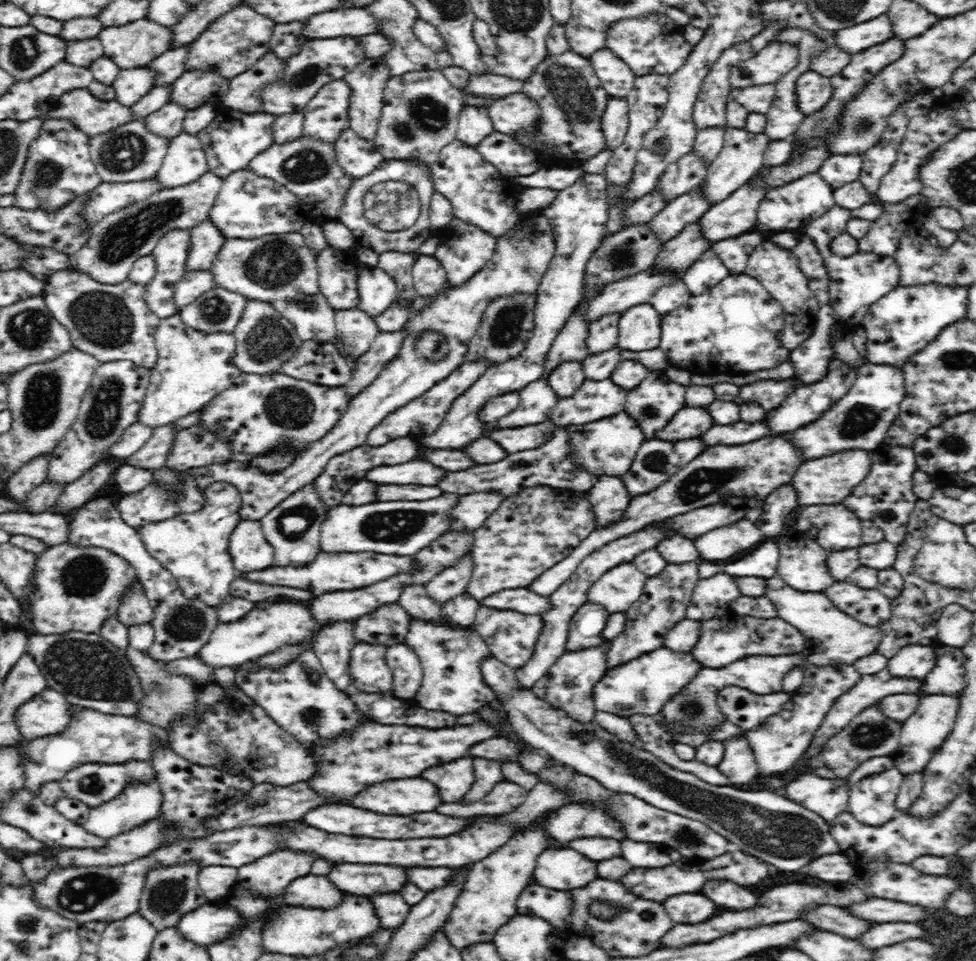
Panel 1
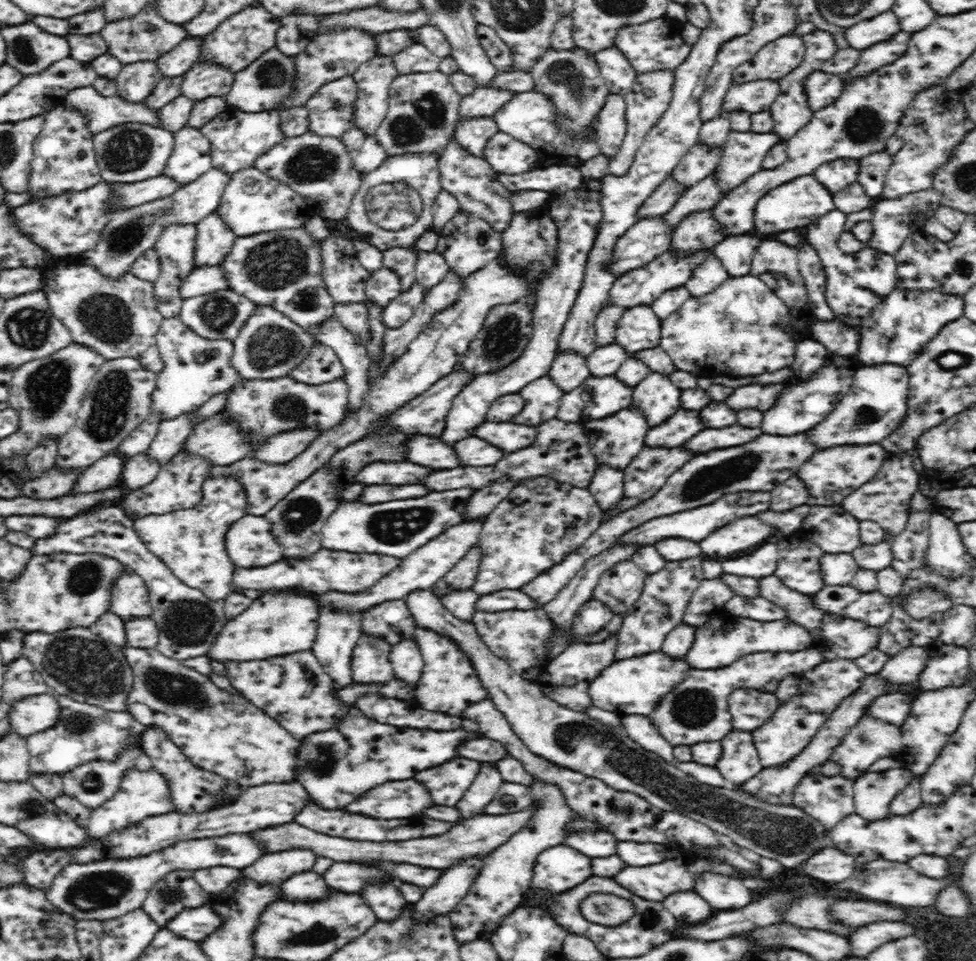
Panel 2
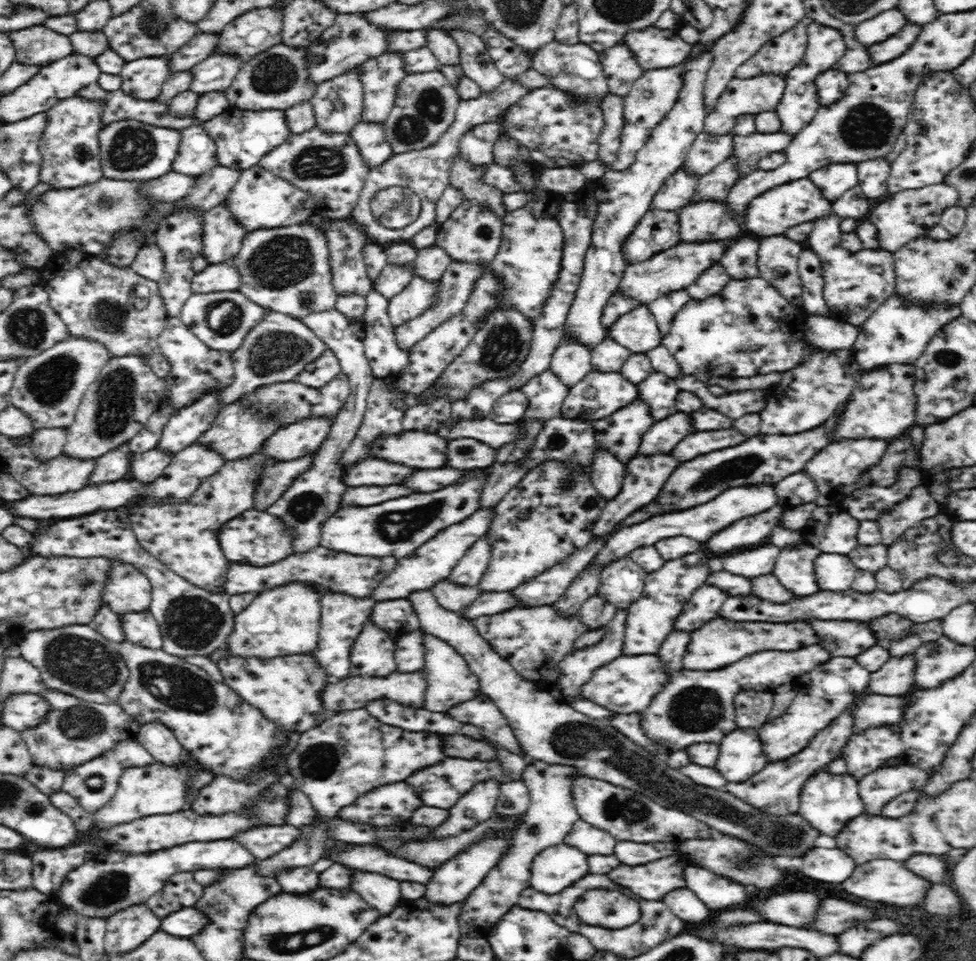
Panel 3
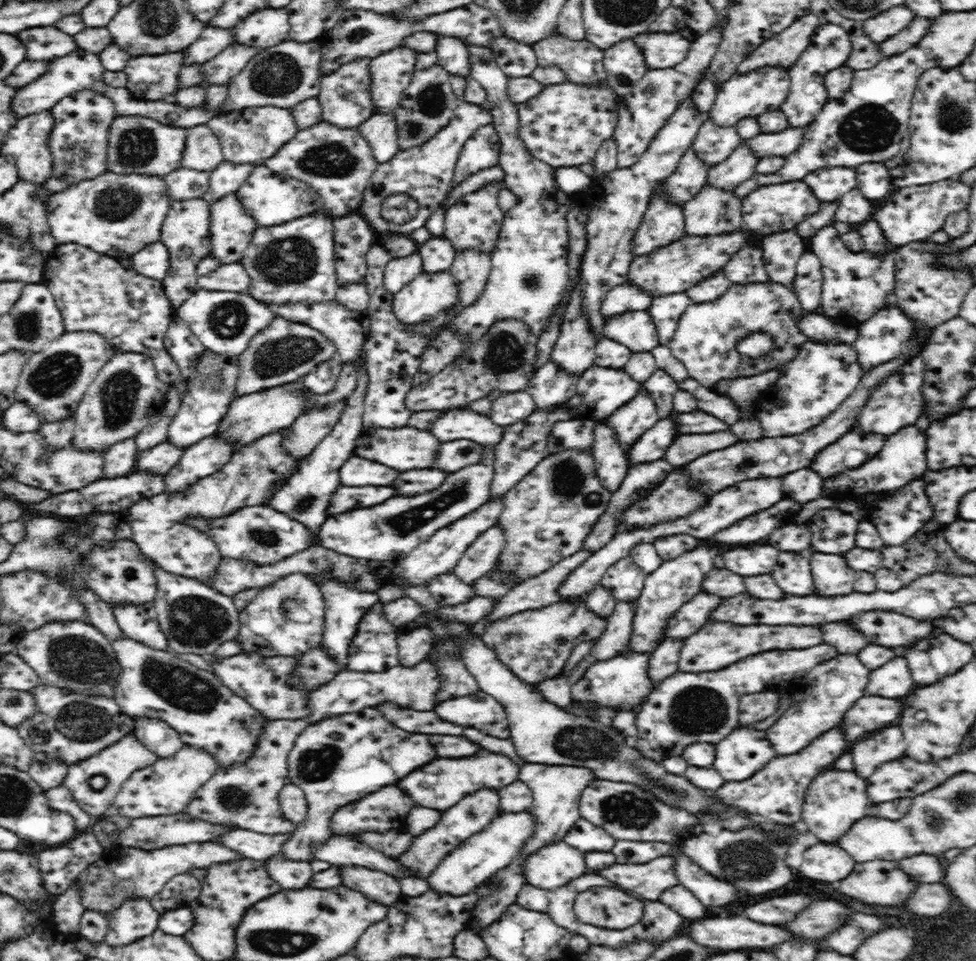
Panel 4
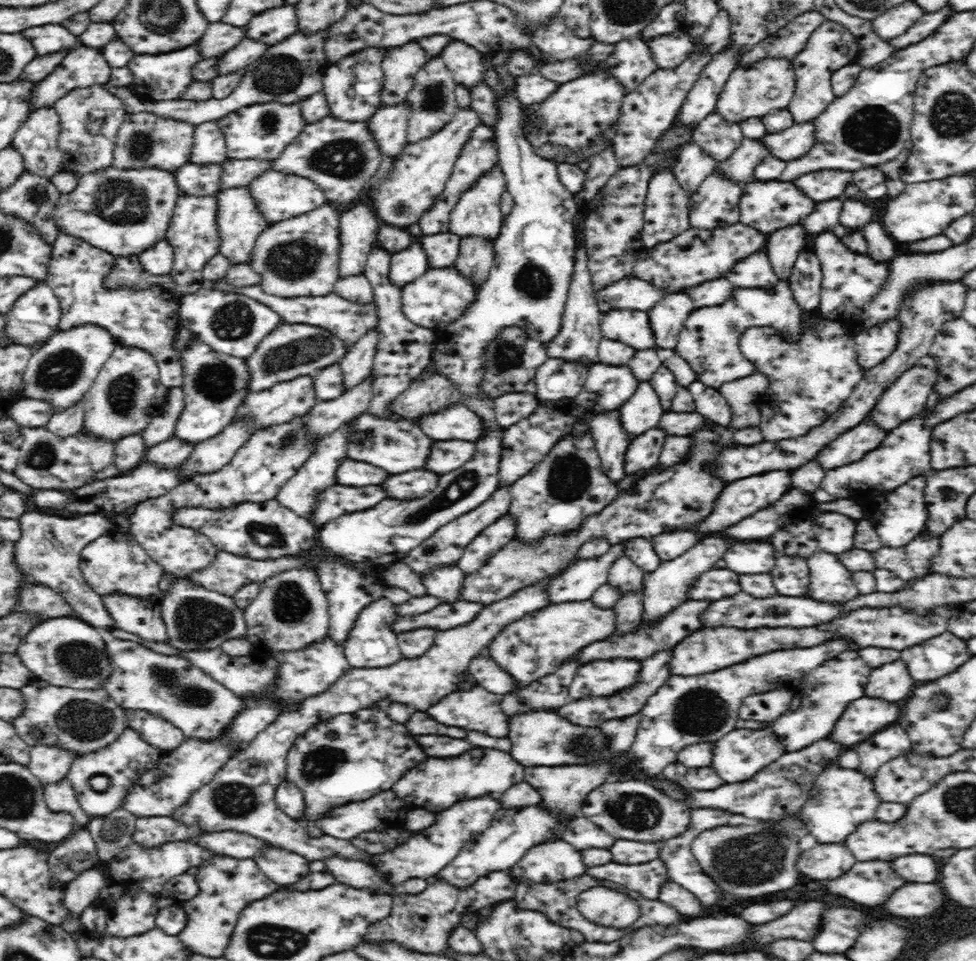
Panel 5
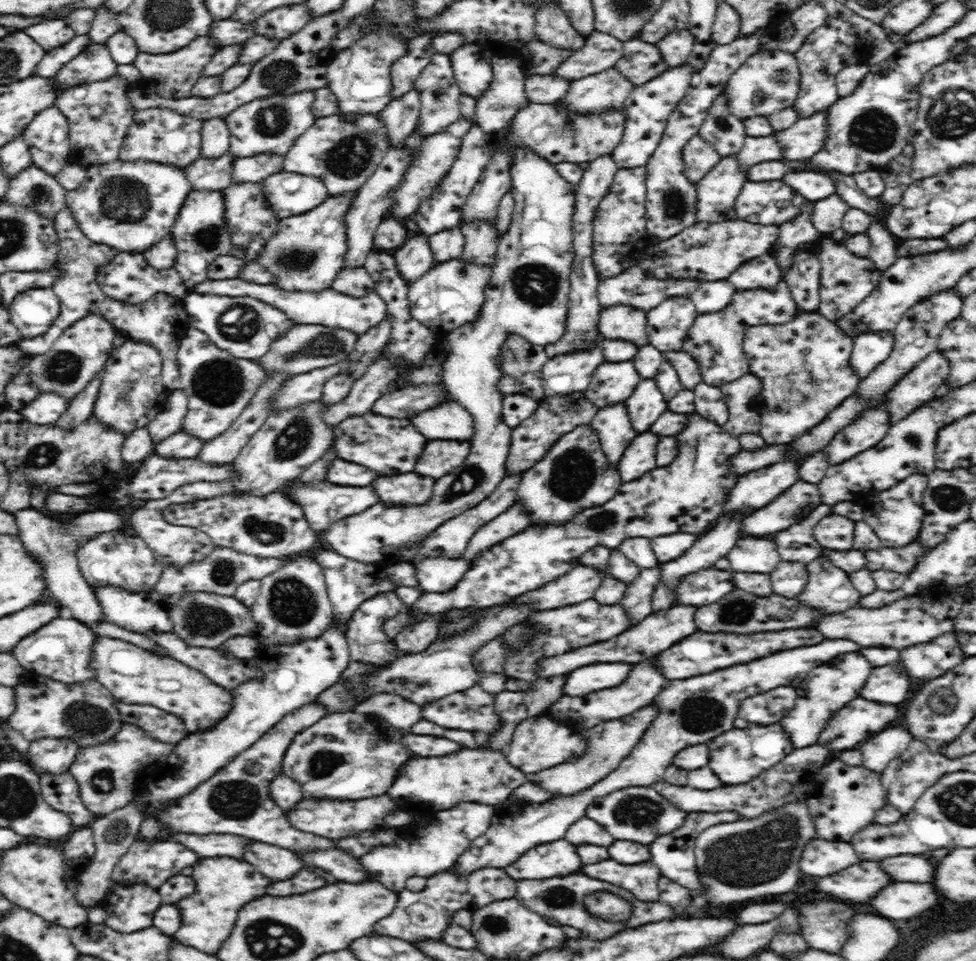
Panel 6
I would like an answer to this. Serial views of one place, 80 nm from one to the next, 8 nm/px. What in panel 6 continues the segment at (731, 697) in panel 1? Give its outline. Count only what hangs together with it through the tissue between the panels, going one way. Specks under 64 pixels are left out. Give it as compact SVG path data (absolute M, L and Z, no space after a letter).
M780 686L741 700L742 706L739 706L737 716L756 725L778 723L794 708L795 700L794 688Z

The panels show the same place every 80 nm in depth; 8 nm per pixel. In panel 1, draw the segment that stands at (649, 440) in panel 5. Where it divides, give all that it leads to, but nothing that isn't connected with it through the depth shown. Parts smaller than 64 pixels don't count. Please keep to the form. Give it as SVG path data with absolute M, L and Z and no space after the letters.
M684 406L669 422L662 432L654 433L653 438L674 443L678 440L700 437L702 432L714 426L714 420L706 408L692 408L692 406Z

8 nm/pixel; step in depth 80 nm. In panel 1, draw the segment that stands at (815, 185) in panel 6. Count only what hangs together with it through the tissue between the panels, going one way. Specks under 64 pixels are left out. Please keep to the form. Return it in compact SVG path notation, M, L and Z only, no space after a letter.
M832 155L822 162L818 173L833 189L844 183L855 181L861 172L860 155Z

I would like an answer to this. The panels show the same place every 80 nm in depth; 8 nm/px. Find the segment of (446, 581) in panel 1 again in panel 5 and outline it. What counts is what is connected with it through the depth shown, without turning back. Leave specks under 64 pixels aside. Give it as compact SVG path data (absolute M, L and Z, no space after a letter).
M504 514L494 524L486 526L478 536L473 537L464 554L458 560L458 566L465 575L478 572L490 556L515 536L515 522L509 514Z

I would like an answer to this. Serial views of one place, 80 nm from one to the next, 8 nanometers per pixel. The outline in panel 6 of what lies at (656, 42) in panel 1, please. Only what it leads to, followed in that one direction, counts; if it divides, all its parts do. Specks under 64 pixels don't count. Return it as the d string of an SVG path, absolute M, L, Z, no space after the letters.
M682 29L665 35L655 45L658 47L663 61L670 67L677 67L686 63L694 43L694 35L690 34L687 29Z

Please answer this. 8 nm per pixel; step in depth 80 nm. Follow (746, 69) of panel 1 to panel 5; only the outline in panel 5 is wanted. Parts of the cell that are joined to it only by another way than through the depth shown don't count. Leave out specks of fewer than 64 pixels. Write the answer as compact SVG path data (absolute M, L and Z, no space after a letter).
M816 9L808 10L808 12L802 12L794 17L794 20L790 20L786 26L783 26L778 30L778 36L771 38L764 38L762 42L758 42L752 47L752 50L746 50L742 56L739 58L738 66L750 66L752 62L756 60L764 60L764 58L787 58L788 60L793 60L796 53L800 52L801 49L805 47L806 42L808 42L809 36L825 21L825 16L820 14Z

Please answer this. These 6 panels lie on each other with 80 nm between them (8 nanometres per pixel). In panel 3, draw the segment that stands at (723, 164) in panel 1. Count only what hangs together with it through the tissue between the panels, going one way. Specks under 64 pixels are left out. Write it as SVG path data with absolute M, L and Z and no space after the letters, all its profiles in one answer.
M782 131L773 133L734 134L734 151L731 156L737 160L741 176L748 176L758 170L758 162L773 152L784 151L793 141L792 134Z

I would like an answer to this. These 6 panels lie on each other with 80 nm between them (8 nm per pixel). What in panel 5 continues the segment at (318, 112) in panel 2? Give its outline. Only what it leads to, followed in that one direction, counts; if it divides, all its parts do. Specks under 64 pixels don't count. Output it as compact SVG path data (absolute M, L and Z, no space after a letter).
M372 45L342 57L337 63L325 68L323 91L330 103L329 115L338 120L369 120L382 107L382 94L385 91L383 75L384 58L390 54L392 47L376 47Z

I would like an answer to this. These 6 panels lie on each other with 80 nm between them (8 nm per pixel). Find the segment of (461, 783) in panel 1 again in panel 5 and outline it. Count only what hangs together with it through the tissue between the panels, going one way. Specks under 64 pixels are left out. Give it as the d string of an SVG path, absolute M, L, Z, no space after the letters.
M474 748L458 758L428 758L406 772L392 788L406 804L439 813L466 799L496 799L500 802L508 788L524 782L524 766L500 750Z

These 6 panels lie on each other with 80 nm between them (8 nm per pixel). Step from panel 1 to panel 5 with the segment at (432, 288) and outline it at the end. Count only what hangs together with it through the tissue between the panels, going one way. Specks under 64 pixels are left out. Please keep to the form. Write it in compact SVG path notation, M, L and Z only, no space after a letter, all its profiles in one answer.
M454 232L423 235L417 238L426 253L431 268L444 268L454 264L459 257L461 238Z

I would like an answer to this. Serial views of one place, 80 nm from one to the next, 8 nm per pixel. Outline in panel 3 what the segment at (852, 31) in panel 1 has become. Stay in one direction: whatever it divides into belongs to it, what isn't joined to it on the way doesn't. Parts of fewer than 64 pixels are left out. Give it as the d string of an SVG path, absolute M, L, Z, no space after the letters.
M894 8L855 25L854 36L860 44L869 47L888 40L891 36L898 34L906 25L905 15Z

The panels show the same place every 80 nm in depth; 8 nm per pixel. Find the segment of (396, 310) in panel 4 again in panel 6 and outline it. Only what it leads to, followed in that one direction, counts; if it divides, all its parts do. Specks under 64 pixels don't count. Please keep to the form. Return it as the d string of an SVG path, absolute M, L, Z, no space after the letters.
M461 258L436 263L424 276L411 281L408 288L410 315L434 334L449 333L478 320L486 300L486 288L490 282L492 265L472 264Z

